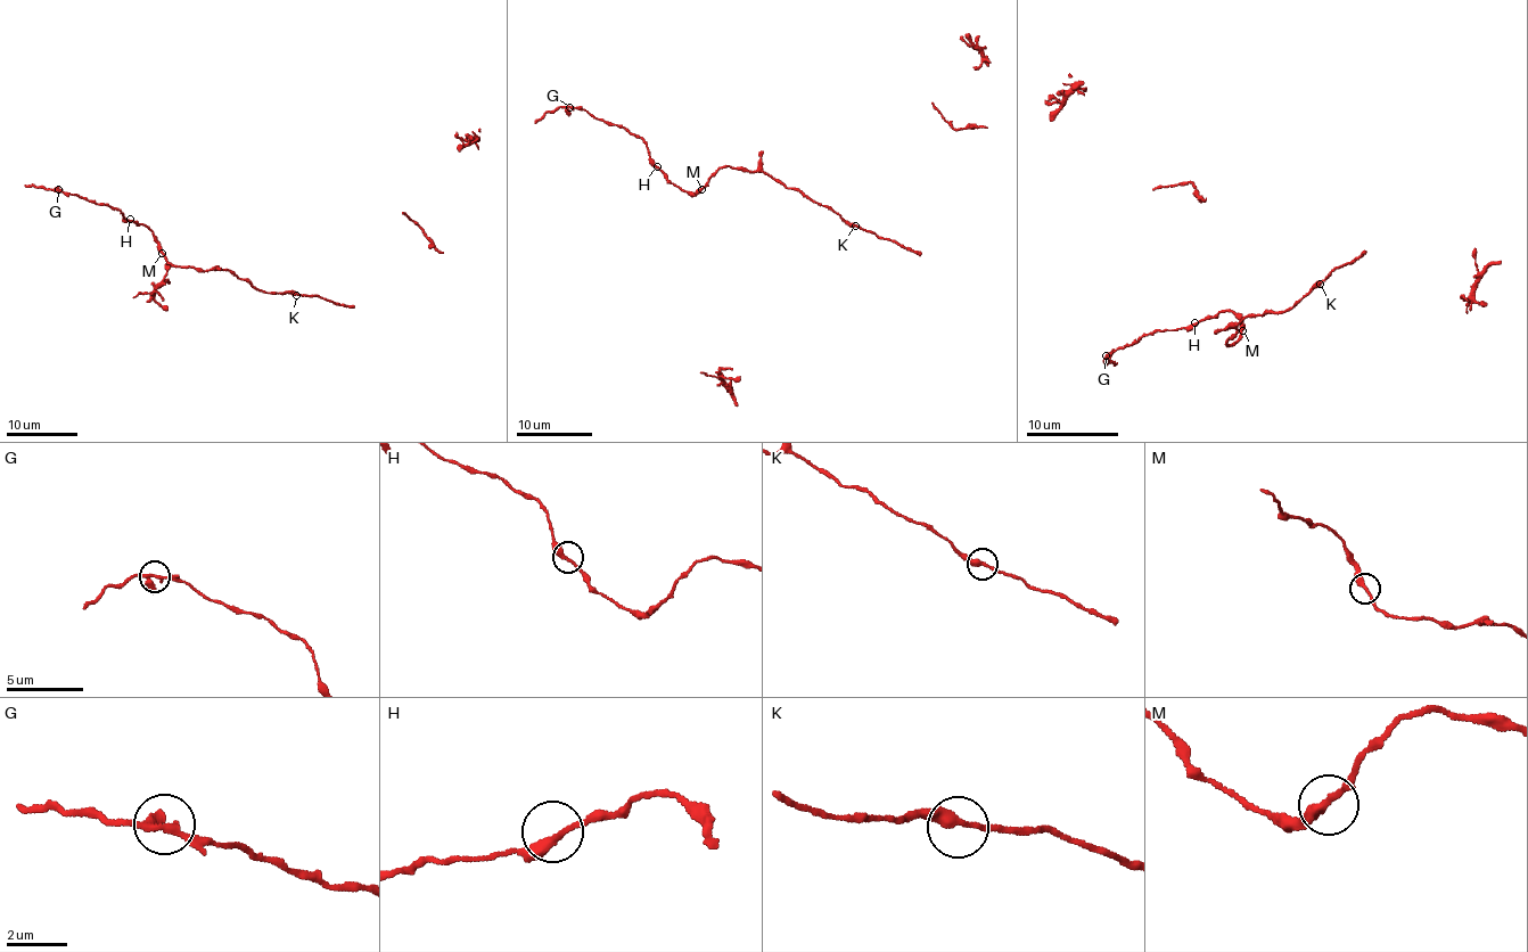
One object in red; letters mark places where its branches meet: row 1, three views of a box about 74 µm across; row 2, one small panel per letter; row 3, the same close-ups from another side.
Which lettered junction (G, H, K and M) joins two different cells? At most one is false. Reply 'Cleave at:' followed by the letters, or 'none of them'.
Cleave at: none of them

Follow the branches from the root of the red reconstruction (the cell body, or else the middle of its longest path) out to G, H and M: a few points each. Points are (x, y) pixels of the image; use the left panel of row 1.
G: (300, 295), (256, 290), (223, 269), (177, 267), (147, 227), (58, 189)
H: (300, 295), (256, 290), (223, 269), (177, 267), (166, 260), (152, 230), (130, 219)
M: (300, 295), (256, 290), (223, 269), (177, 267), (162, 253)

